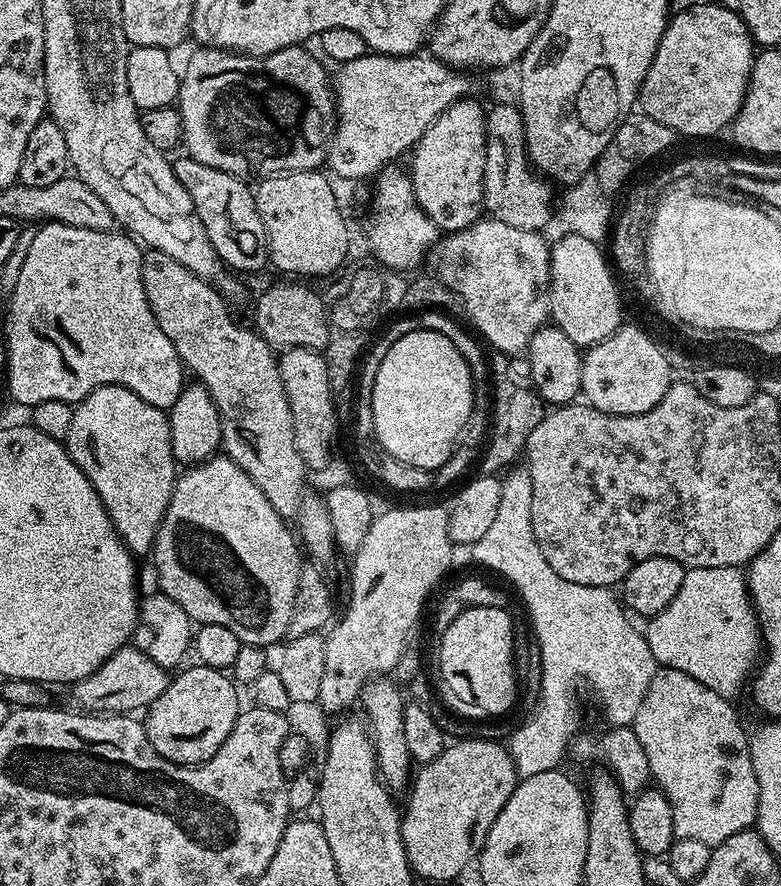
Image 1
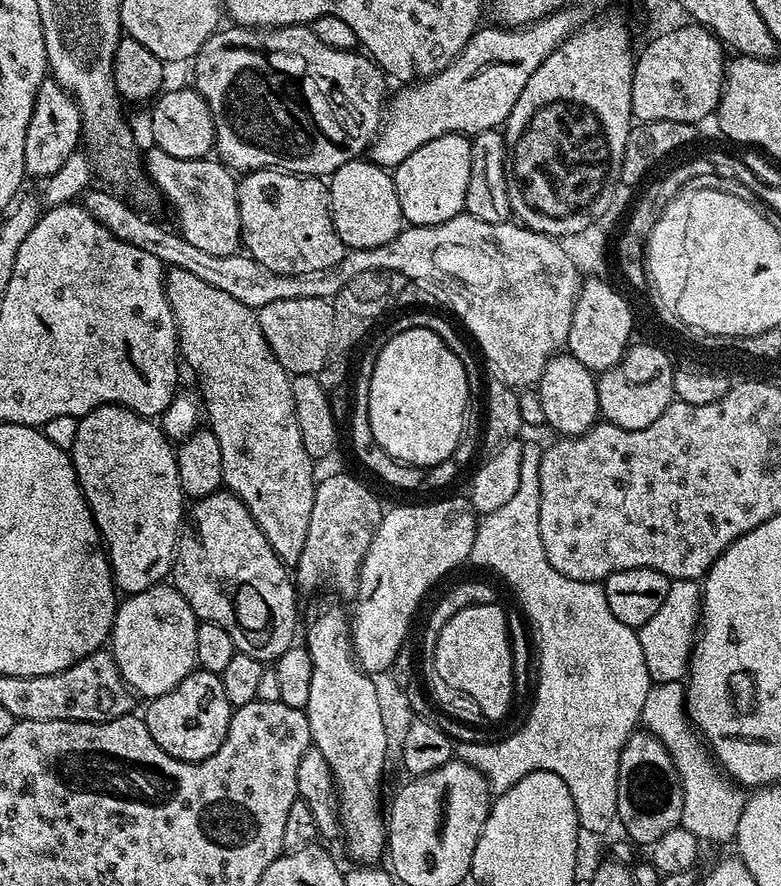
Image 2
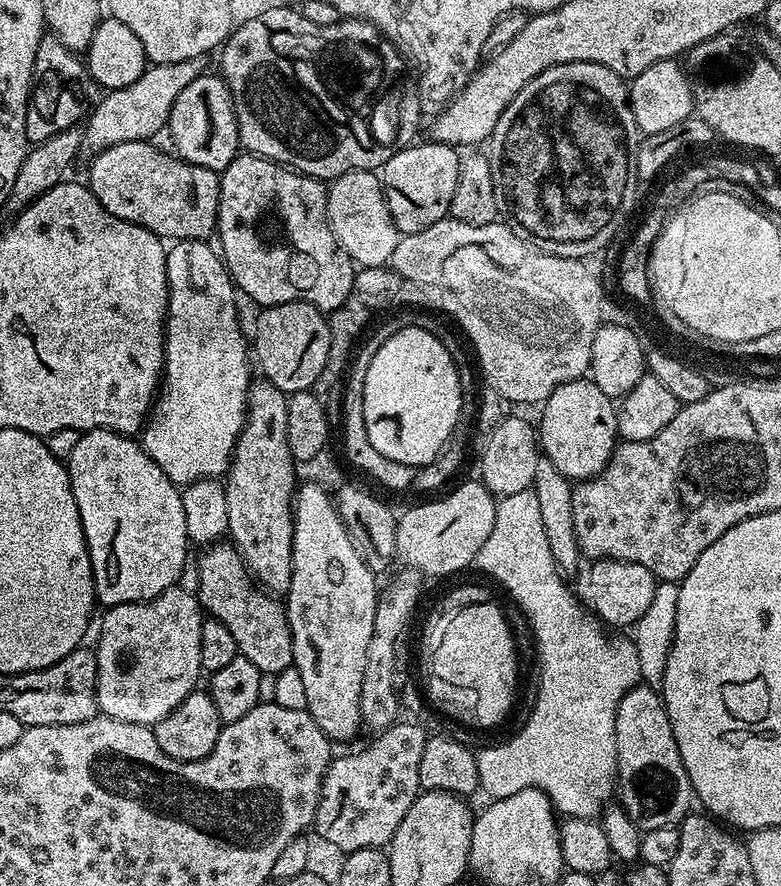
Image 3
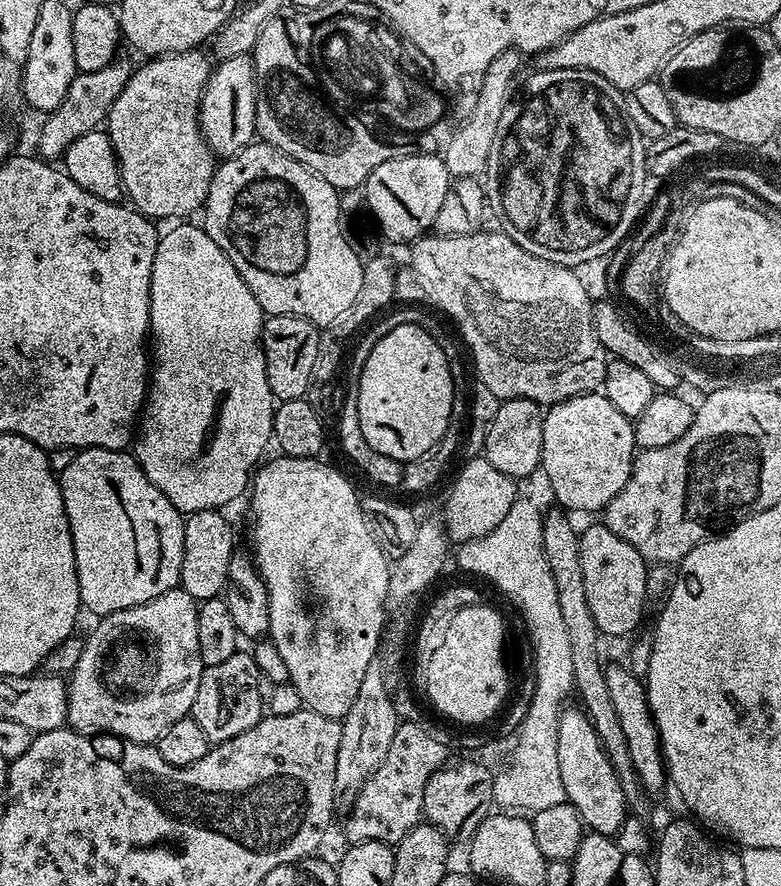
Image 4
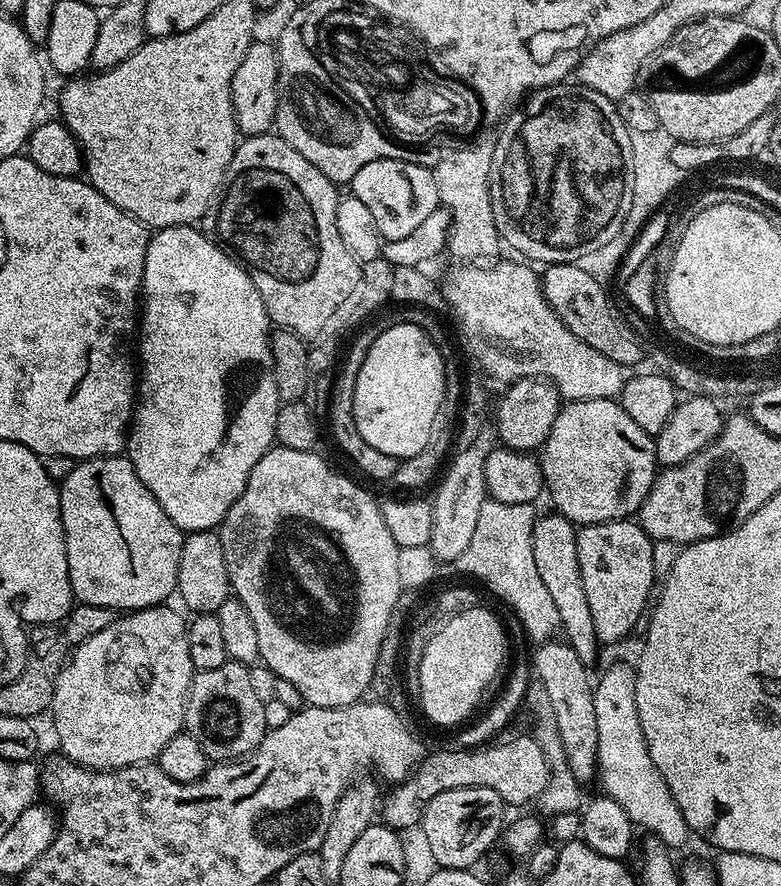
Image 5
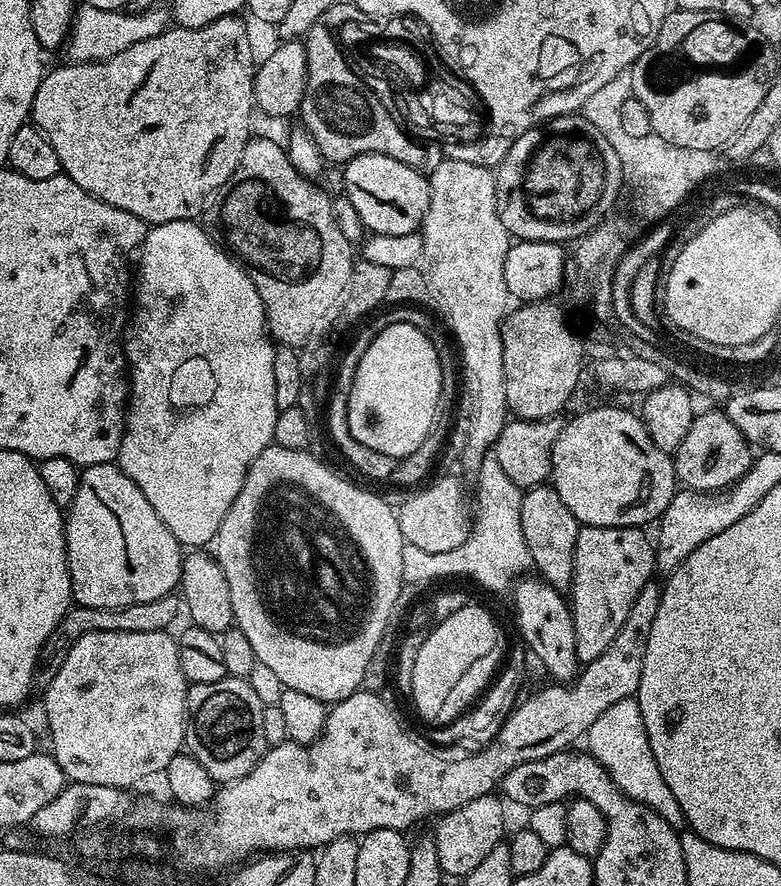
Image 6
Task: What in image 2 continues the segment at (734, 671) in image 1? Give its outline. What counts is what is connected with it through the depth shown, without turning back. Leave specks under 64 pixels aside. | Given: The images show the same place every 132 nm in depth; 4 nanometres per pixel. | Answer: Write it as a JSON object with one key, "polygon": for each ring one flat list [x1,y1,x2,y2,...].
{"polygon":[[673,580,669,583,666,602,658,614,638,630,642,654,646,657,646,670,653,684,683,681,688,675,688,665,701,623,700,605,702,588,695,580]]}

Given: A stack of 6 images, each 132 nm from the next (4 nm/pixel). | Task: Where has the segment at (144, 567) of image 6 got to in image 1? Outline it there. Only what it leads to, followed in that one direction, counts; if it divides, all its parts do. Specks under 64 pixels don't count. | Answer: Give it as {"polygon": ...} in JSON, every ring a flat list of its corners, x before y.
{"polygon":[[113,384,102,386,73,407,72,417,70,418,70,434,66,441,66,447,69,454,72,455,73,462,80,467,82,474,86,474,86,478,94,486,98,498,102,498,104,509,107,510,108,517,112,520,112,525,116,527,116,533,119,534,120,541,128,547,128,551,132,553,133,557,147,557,152,551,152,543,156,541,156,535,160,529,162,518,168,509,170,494,176,485,176,477,178,475,178,465,172,453,168,412,158,406,150,406,150,402,142,402,142,398,138,398,138,394,134,394,134,390,126,390,122,386,114,386]]}

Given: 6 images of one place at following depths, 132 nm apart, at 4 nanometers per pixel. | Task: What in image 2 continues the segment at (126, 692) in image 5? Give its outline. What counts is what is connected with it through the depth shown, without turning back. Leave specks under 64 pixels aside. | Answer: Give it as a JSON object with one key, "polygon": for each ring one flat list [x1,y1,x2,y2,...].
{"polygon":[[168,582,125,595,117,603,110,651,121,678,137,697,155,698,166,694,174,690,182,678,197,671,194,650,198,639,197,623,186,598]]}

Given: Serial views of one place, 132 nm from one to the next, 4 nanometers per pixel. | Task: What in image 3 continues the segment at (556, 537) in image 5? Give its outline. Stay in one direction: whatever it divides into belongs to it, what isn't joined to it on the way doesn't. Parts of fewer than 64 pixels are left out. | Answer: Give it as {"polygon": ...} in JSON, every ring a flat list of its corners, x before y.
{"polygon":[[643,682,631,688,622,702,618,702,614,734,618,803,626,810,630,822,634,822,641,833,679,825,689,815,691,808,688,807,694,804,694,793,686,766,682,766,682,754,678,754,678,742,674,742,674,730,664,709,663,695]]}

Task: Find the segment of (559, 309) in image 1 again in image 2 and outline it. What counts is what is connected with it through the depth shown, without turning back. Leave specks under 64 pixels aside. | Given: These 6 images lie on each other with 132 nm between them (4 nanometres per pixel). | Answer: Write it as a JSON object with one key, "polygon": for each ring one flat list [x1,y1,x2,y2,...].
{"polygon":[[585,279,581,283,574,318,570,322,567,355,578,358,582,366,599,374,614,367,624,357,633,340,632,308,628,305,627,298,604,280]]}

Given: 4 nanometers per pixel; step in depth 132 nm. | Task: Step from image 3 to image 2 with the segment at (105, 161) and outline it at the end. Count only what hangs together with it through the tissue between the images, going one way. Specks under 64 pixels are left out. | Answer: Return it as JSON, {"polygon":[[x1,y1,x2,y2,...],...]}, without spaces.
{"polygon":[[155,146,149,148,142,160,147,179,153,180,157,190,168,199,168,204,176,215,175,227,180,236,210,254,240,252,242,241,237,177,216,158,174,158,174,154,166,154,166,150]]}

